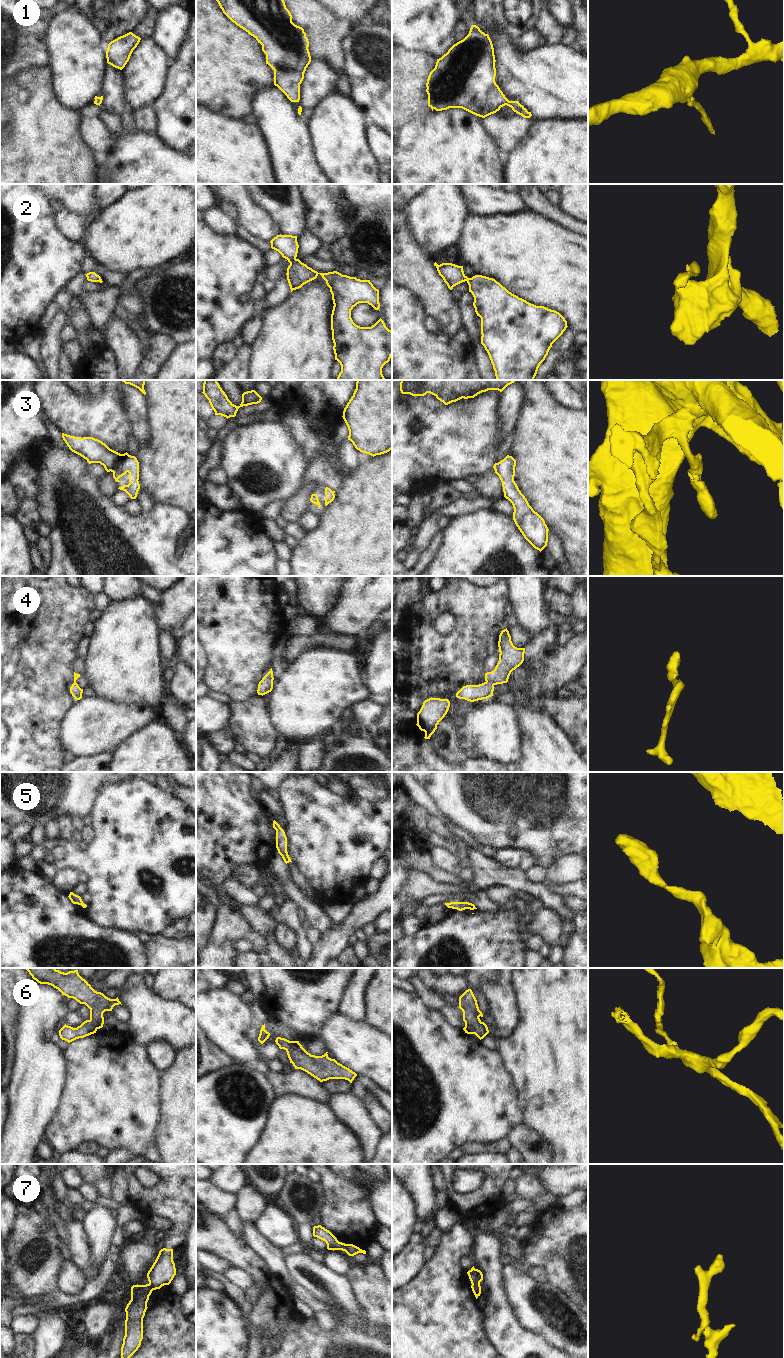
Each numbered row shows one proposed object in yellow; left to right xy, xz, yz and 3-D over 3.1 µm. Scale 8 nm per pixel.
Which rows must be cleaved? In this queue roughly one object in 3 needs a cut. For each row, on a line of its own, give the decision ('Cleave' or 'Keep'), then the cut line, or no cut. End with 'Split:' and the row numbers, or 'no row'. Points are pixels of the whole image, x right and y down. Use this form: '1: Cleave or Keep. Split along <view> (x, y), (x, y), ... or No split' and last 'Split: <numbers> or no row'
1: Keep. No split
2: Cleave. Split along xz (295, 258), (290, 263)
3: Keep. No split
4: Keep. No split
5: Keep. No split
6: Keep. No split
7: Cleave. Split along yz (472, 1283), (479, 1285)
Split: 2, 7.

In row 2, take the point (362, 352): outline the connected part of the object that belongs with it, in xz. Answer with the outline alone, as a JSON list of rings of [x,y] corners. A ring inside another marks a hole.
[[[295,259],[288,266],[286,273],[291,292],[316,279],[319,274],[330,288],[334,304],[331,314],[333,350],[335,360],[341,365],[337,380],[385,380],[382,368],[392,356],[392,331],[381,318],[371,327],[360,327],[351,318],[351,310],[359,303],[368,303],[375,310],[379,310],[379,290],[370,280],[360,280],[337,271],[318,273],[299,259]]]

